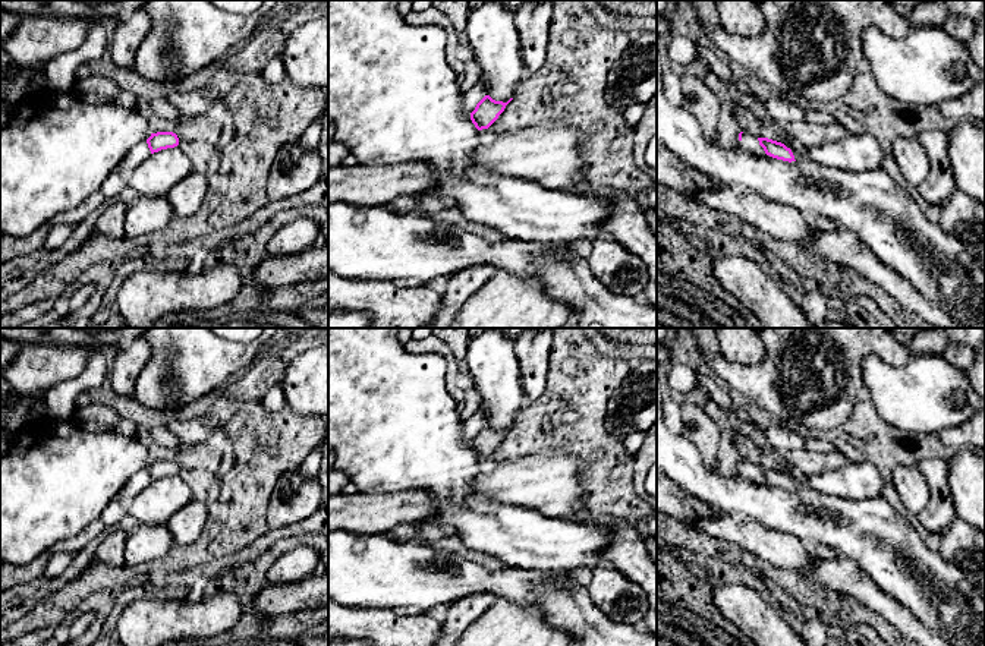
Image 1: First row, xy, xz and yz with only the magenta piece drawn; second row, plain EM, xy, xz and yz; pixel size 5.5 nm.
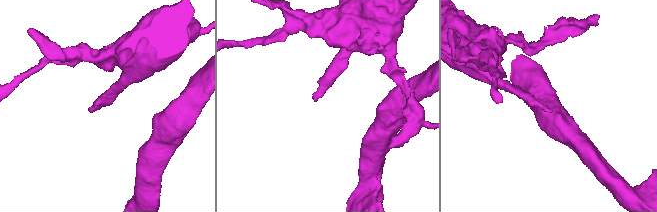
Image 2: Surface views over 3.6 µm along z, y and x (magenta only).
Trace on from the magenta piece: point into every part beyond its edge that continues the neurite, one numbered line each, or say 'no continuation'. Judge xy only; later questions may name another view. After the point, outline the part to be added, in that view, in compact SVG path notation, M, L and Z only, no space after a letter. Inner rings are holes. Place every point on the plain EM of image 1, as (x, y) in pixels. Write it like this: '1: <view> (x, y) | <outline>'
1: xy (139, 481) | M147 469L138 472L133 475L126 485L117 492L117 498L122 501L123 505L129 505L132 500L148 485L151 483L151 479L148 476Z

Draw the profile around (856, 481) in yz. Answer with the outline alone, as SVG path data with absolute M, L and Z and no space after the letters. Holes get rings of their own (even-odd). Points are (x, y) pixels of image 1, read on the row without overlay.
M734 431L734 444L742 460L756 466L768 466L784 472L790 478L799 478L803 485L822 492L825 495L840 497L846 500L869 500L882 495L884 482L878 469L866 461L846 461L840 469L822 472L812 478L805 478L797 469L787 461L778 466L772 458L767 457L758 441Z

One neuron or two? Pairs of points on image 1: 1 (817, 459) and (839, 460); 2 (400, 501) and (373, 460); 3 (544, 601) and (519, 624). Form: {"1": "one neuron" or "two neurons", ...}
{"1": "one neuron", "2": "two neurons", "3": "two neurons"}

